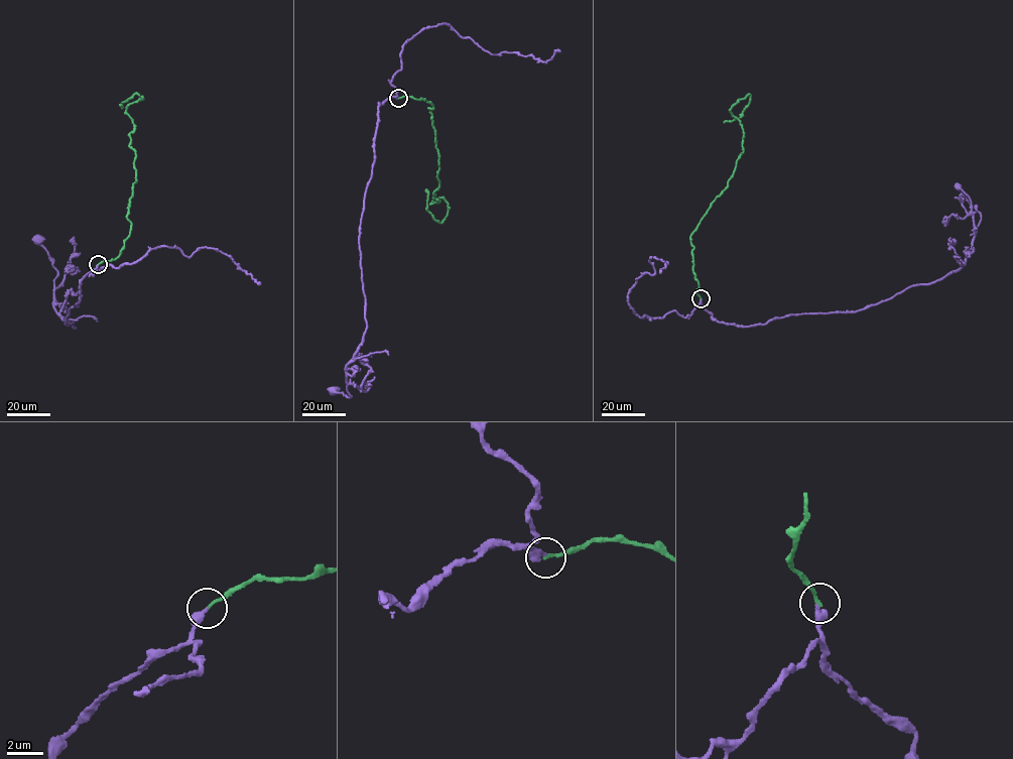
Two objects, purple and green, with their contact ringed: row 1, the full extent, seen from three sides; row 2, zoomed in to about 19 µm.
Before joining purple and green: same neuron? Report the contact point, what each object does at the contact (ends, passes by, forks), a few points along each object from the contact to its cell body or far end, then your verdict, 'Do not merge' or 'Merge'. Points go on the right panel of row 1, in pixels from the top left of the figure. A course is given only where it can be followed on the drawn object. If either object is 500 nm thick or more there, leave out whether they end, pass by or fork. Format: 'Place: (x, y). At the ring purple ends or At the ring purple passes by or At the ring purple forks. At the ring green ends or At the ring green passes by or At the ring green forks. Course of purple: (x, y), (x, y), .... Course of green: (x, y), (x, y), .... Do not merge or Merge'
Place: (701, 298). At the ring purple ends. At the ring green ends. Course of purple: (701, 298), (713, 319), (749, 327), (853, 311), (930, 284), (964, 265), (972, 246), (981, 214), (962, 196). Course of green: (701, 298), (690, 234), (727, 185), (743, 152), (743, 129), (730, 110), (750, 95), (742, 116), (724, 122). Merge

